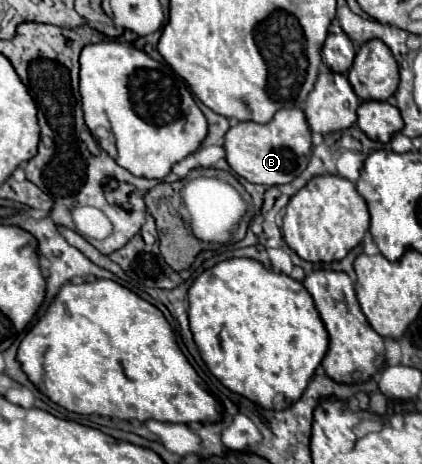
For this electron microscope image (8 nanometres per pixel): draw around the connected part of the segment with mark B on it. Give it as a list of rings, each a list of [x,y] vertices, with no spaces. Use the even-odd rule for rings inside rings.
[[[301,108],[279,110],[269,124],[239,122],[225,134],[225,152],[229,166],[247,182],[263,186],[281,186],[297,178],[309,164],[311,130]]]

